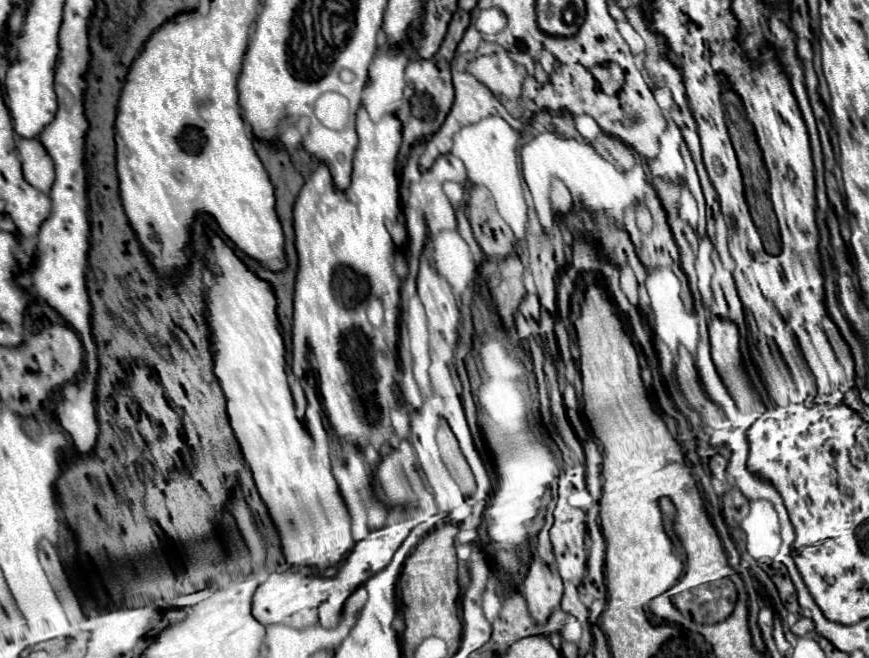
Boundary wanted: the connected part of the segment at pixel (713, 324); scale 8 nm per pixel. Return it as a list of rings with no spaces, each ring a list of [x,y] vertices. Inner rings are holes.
[[[725,318],[709,320],[709,346],[717,372],[741,412],[765,412],[759,394],[753,390],[739,354],[737,326]]]

